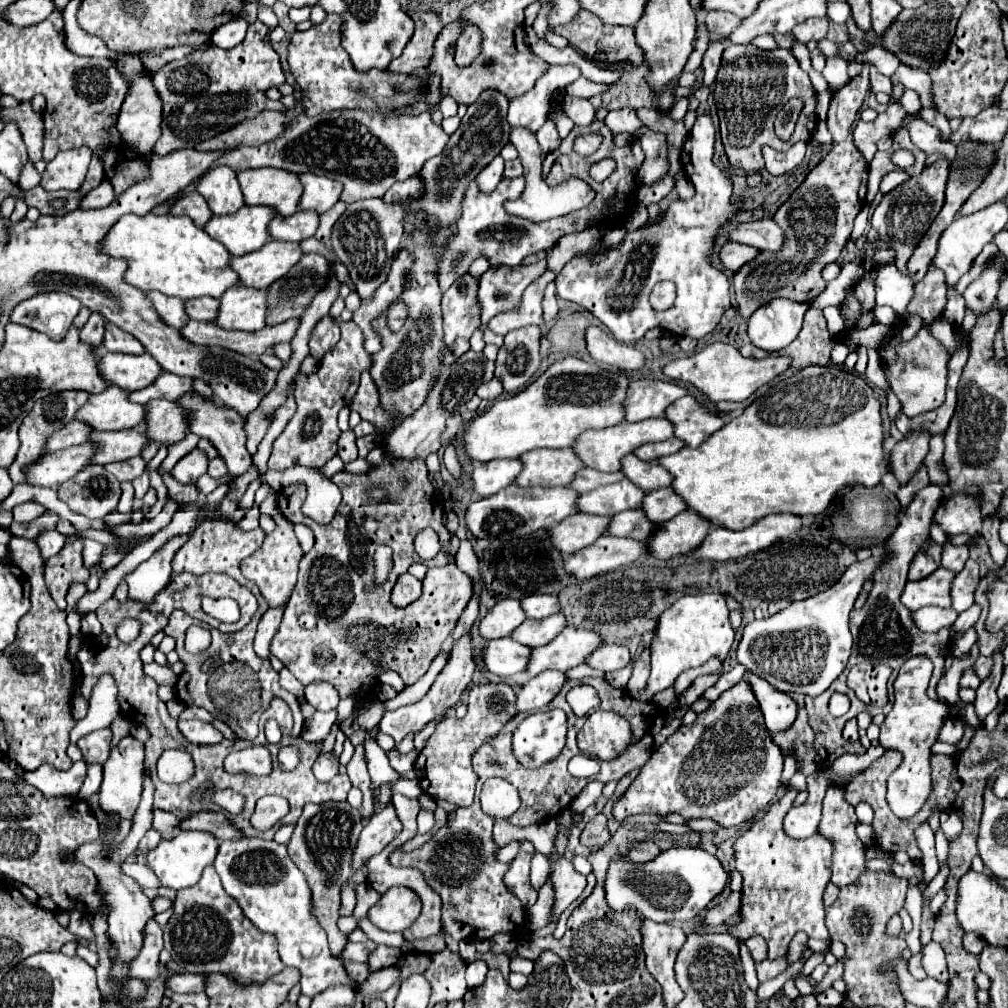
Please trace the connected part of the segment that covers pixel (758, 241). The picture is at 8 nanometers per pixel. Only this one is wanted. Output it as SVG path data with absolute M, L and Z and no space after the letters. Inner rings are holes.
M772 218L738 224L730 232L730 240L736 240L748 246L756 246L758 250L770 250L770 252L778 252L786 242L784 230Z

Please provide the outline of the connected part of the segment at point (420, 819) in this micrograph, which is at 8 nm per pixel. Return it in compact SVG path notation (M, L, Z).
M421 810L417 816L417 825L419 833L431 832L435 826L433 813L428 810Z

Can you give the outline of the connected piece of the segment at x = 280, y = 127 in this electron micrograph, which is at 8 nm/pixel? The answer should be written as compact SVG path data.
M260 114L256 122L240 122L240 126L234 126L232 130L218 134L216 138L208 142L200 142L196 150L200 152L216 152L216 150L232 150L240 146L260 146L274 138L278 138L284 132L286 114Z

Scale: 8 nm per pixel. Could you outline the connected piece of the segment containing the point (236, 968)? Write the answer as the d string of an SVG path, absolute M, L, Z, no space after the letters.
M208 866L208 870L204 870L196 886L178 890L174 914L166 924L164 942L166 950L172 954L172 960L186 972L222 972L246 986L252 982L264 982L286 968L280 960L275 936L260 932L242 914L238 902L224 892L214 866Z

